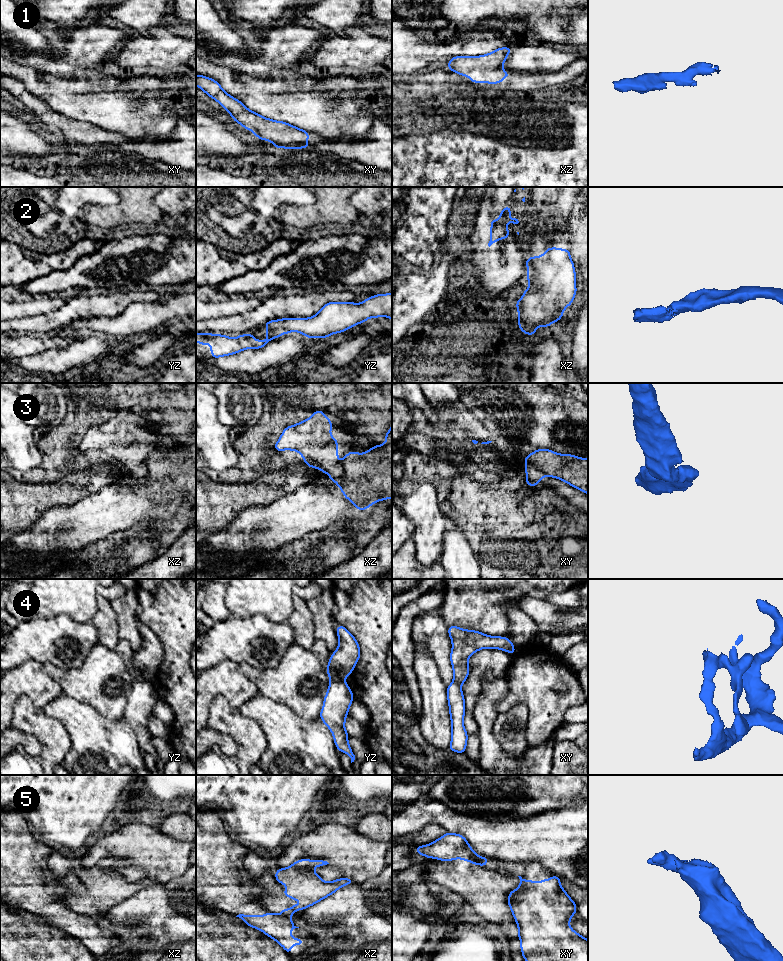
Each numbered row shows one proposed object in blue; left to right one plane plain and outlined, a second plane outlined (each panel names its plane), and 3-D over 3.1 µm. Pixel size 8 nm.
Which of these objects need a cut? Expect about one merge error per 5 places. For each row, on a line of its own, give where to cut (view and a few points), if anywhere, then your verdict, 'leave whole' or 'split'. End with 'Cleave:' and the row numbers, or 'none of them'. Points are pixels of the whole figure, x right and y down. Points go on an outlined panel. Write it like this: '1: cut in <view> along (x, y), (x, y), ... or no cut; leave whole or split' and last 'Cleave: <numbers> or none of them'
1: no cut; leave whole
2: cut in yz along (270, 332), (281, 333); split
3: cut in xy along (525, 464), (535, 466), (546, 475); split
4: cut in yz along (331, 679), (342, 682); split
5: cut in xz along (281, 914), (289, 918); split
Cleave: 2, 3, 4, 5

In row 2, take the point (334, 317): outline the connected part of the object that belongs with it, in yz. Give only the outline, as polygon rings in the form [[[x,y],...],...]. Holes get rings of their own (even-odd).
[[[392,293],[377,294],[362,303],[328,302],[309,318],[283,318],[266,322],[266,334],[299,332],[306,338],[326,338],[344,332],[369,318],[385,316],[392,320]]]

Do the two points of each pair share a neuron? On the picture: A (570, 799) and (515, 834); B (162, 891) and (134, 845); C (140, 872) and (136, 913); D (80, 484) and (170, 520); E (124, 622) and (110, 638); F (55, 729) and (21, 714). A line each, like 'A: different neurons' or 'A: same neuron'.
A: different neurons
B: different neurons
C: different neurons
D: different neurons
E: different neurons
F: same neuron

